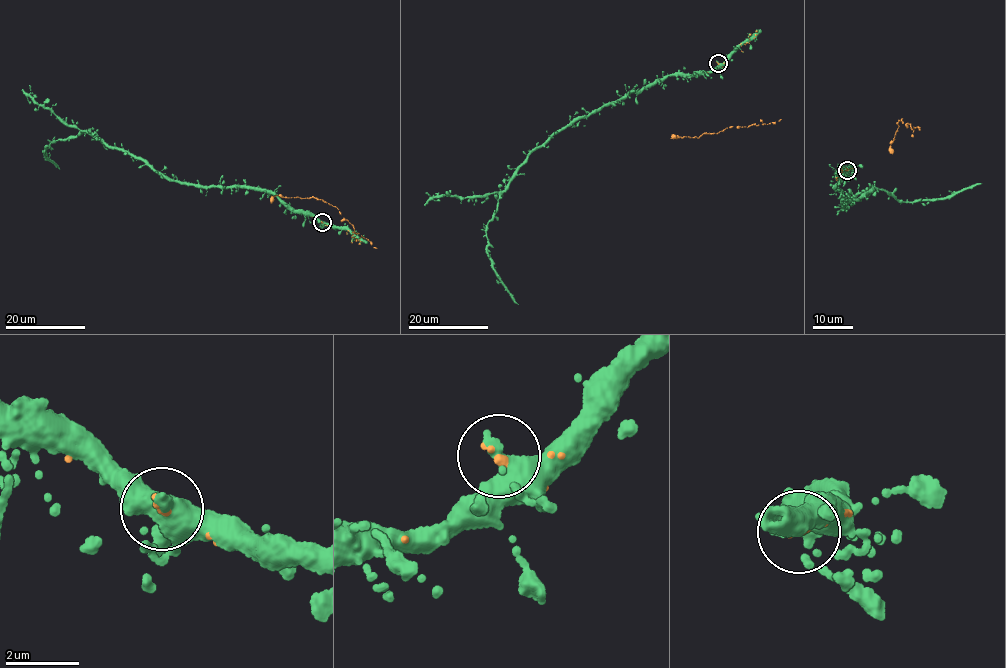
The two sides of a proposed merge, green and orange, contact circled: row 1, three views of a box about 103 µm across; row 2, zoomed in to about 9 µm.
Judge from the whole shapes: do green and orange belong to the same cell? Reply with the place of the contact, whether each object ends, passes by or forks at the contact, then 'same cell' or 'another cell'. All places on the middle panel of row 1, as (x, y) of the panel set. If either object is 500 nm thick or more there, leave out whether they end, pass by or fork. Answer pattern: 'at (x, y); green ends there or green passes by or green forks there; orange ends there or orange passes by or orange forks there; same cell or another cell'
at (718, 63); green ends there; orange ends there; same cell

